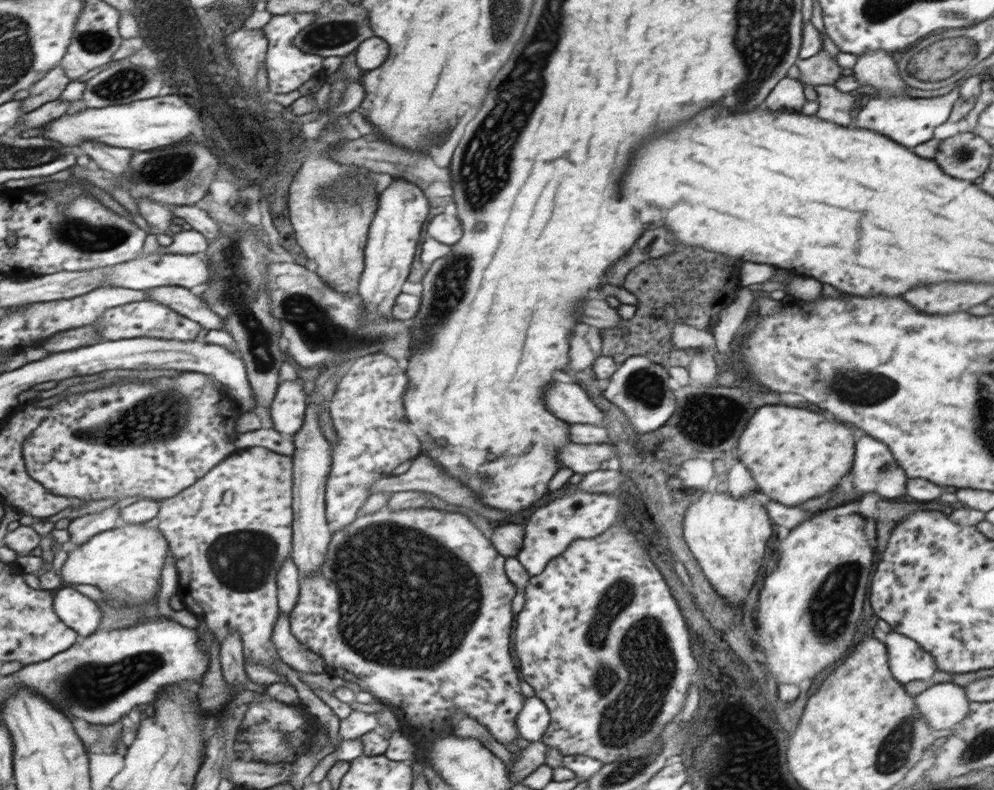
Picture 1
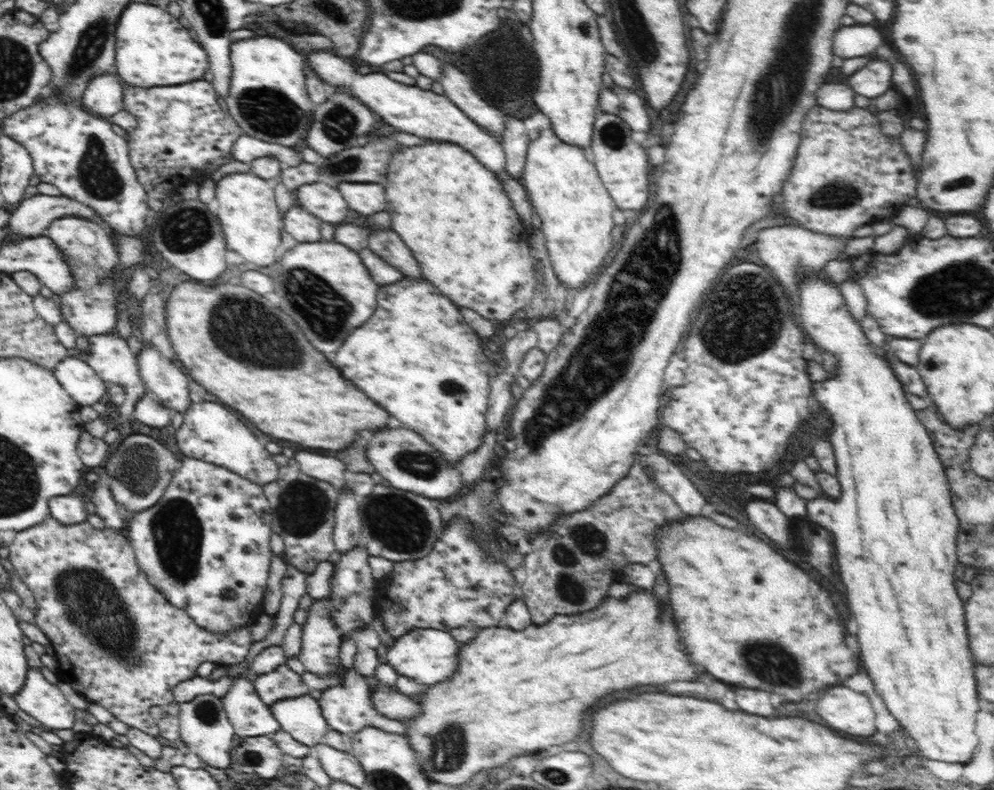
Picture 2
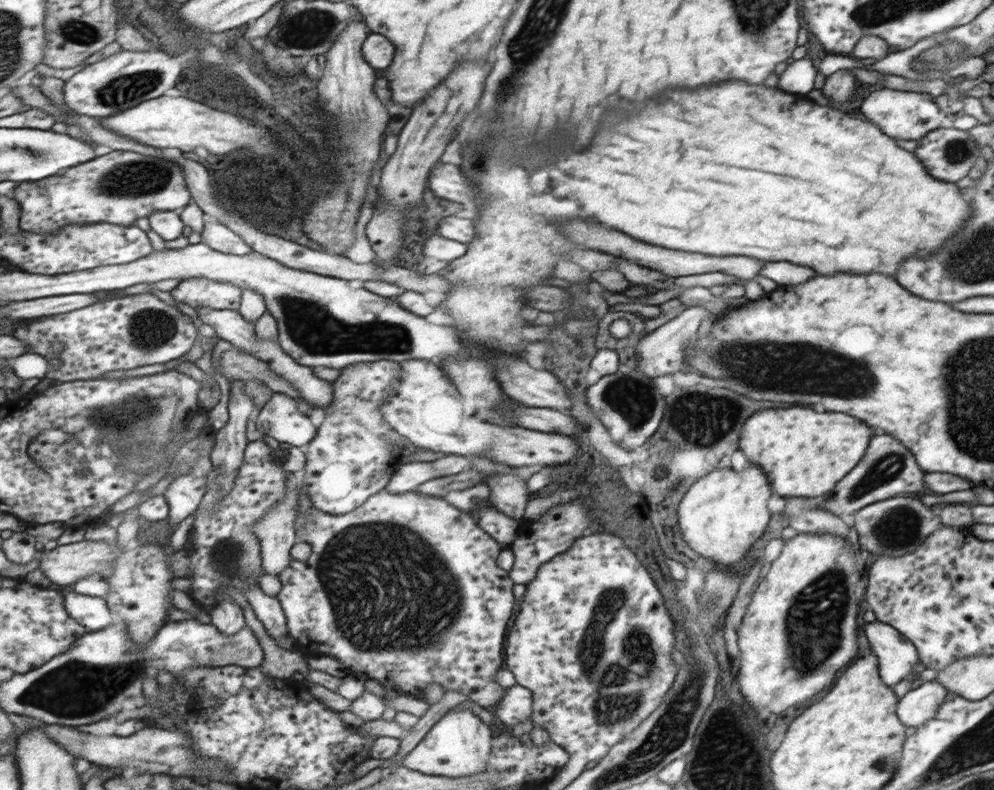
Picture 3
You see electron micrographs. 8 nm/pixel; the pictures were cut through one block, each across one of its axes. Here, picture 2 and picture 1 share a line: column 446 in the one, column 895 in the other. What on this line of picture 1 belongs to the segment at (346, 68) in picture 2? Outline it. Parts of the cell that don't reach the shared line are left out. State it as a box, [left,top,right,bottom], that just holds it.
[856,84,960,149]

